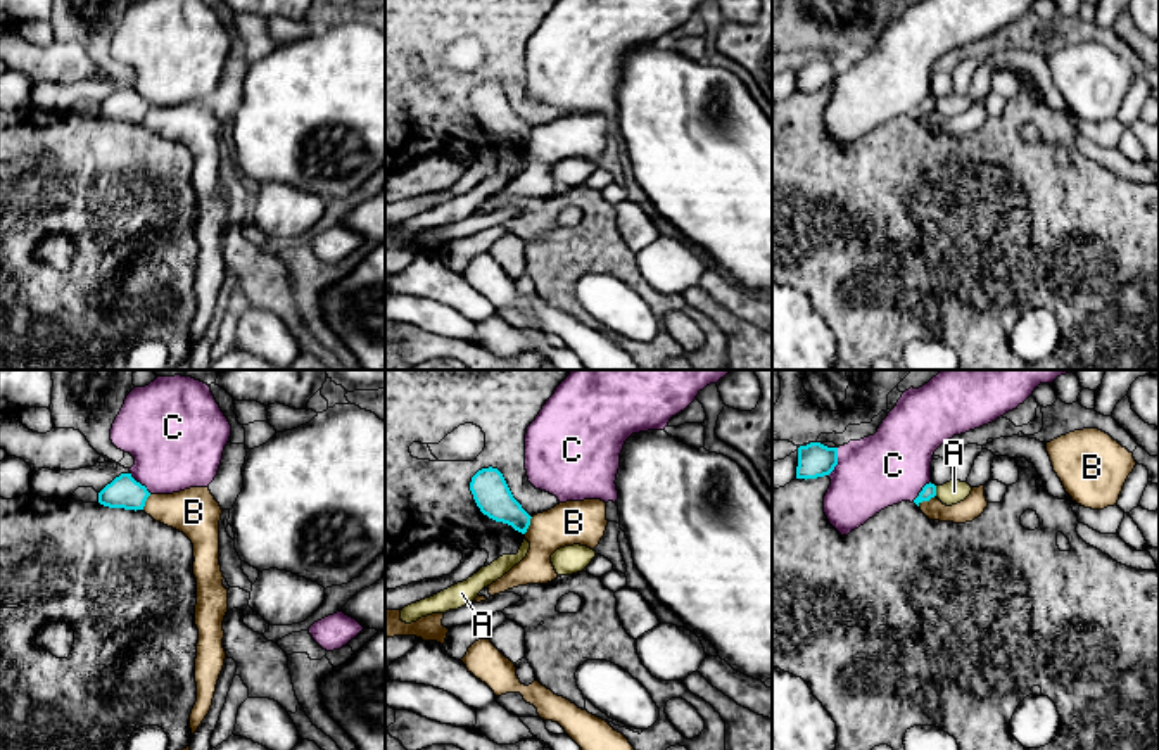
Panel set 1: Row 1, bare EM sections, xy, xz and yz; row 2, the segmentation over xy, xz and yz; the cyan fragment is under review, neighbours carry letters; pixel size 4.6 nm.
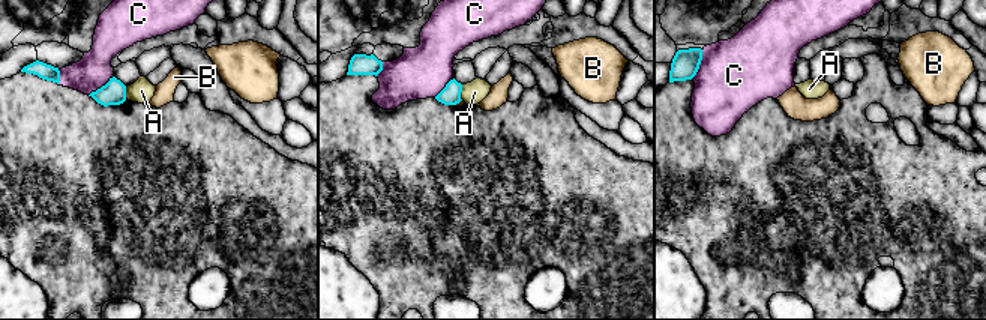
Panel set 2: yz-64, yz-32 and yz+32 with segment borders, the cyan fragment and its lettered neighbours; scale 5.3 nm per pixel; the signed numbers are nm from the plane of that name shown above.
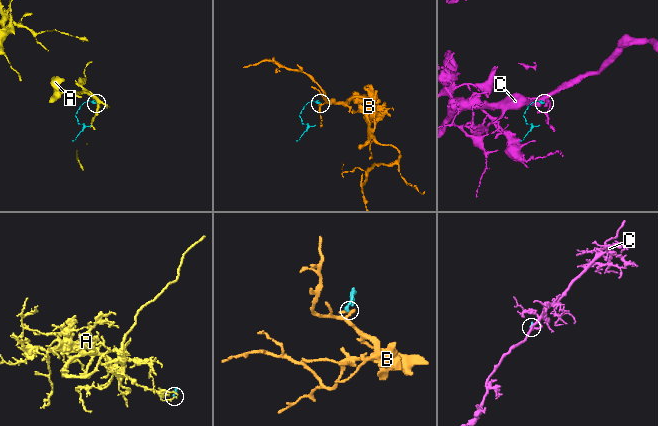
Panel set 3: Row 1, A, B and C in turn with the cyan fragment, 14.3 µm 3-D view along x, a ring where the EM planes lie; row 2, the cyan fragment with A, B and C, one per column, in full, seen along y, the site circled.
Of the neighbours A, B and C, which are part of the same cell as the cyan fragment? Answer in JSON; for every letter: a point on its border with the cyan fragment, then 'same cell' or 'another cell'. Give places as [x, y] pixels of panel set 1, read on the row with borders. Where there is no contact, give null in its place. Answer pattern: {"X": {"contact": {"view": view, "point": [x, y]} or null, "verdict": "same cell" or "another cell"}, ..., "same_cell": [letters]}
{"A": {"contact": {"view": "yz", "point": [935, 491]}, "verdict": "another cell"}, "B": {"contact": {"view": "yz", "point": [926, 500]}, "verdict": "another cell"}, "C": {"contact": {"view": "yz", "point": [836, 462]}, "verdict": "another cell"}, "same_cell": []}

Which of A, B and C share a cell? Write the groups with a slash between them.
A / B / C

